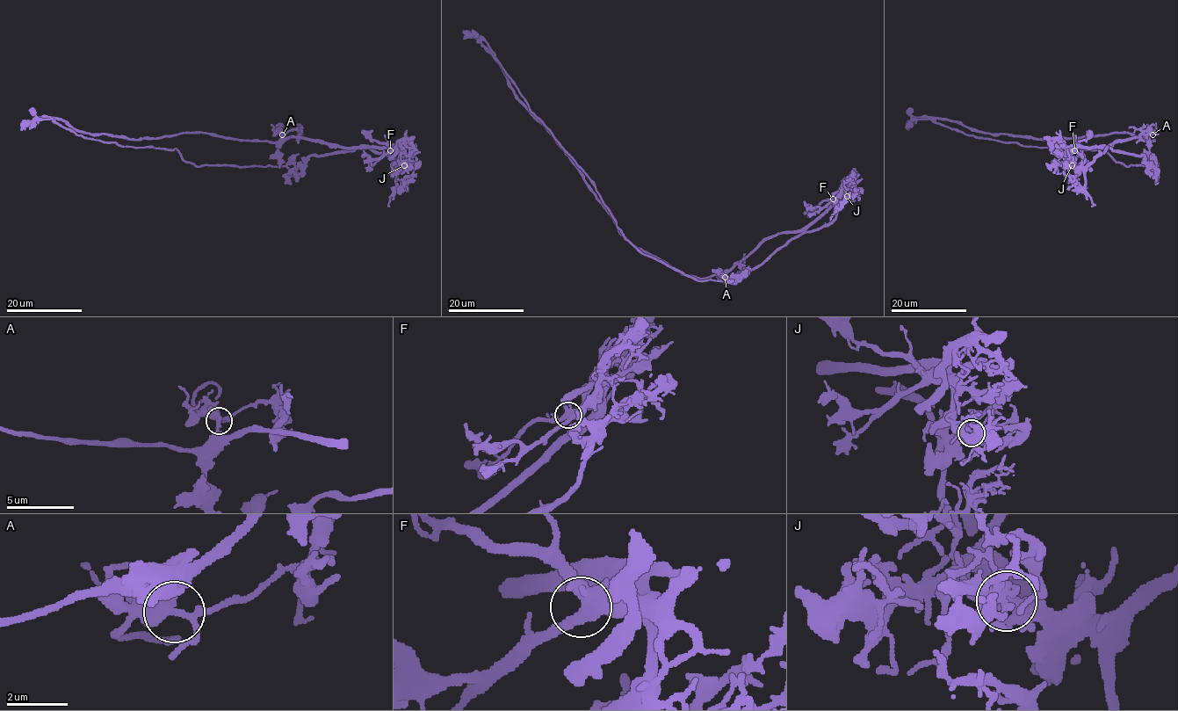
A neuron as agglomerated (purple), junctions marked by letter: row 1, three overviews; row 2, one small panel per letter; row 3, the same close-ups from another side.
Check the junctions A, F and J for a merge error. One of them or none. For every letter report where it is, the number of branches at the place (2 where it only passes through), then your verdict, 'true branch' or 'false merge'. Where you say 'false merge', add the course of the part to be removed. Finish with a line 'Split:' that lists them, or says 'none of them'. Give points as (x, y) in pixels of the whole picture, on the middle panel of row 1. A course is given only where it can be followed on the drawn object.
A: at (725, 277); 5 branches meet; true branch
F: at (833, 199); 5 branches meet; true branch
J: at (847, 196); 5 branches meet; false merge; foreign part runs (847, 196), (831, 222), (791, 238), (733, 282), (697, 281), (628, 242), (594, 182), (472, 32)
Split: J

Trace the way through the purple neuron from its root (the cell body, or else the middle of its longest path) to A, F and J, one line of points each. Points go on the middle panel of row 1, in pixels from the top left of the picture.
A: (531, 112), (497, 60), (515, 97), (553, 137), (631, 243), (683, 273), (699, 278), (724, 273), (725, 277)
F: (531, 112), (590, 178), (623, 235), (642, 253), (699, 281), (738, 282), (817, 221), (836, 201), (833, 199)
J: (531, 112), (590, 178), (623, 235), (642, 253), (699, 281), (738, 282), (791, 239), (827, 226), (847, 196)

